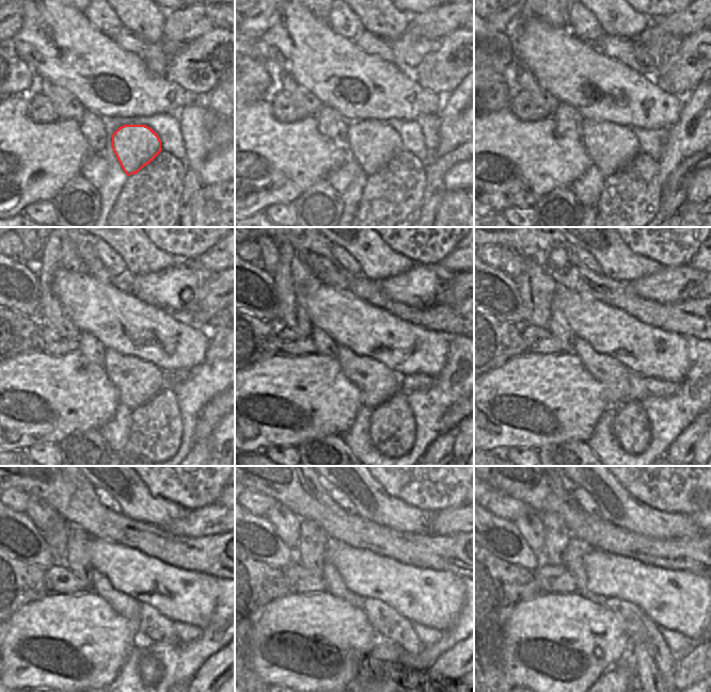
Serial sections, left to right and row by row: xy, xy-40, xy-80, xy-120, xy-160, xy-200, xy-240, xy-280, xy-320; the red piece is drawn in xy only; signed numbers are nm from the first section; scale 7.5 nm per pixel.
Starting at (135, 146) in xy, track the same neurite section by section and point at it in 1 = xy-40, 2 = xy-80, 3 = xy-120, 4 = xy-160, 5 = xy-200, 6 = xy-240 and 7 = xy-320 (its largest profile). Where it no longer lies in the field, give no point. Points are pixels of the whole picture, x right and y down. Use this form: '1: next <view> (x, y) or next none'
1: next xy-40 (373, 144)
2: next xy-80 (610, 145)
3: next xy-120 (137, 382)
4: next xy-160 (377, 383)
5: next xy-200 (614, 376)
6: next xy-240 (127, 607)
7: next xy-320 (575, 548)

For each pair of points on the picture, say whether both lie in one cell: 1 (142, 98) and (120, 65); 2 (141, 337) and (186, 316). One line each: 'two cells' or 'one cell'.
1: one cell
2: two cells

